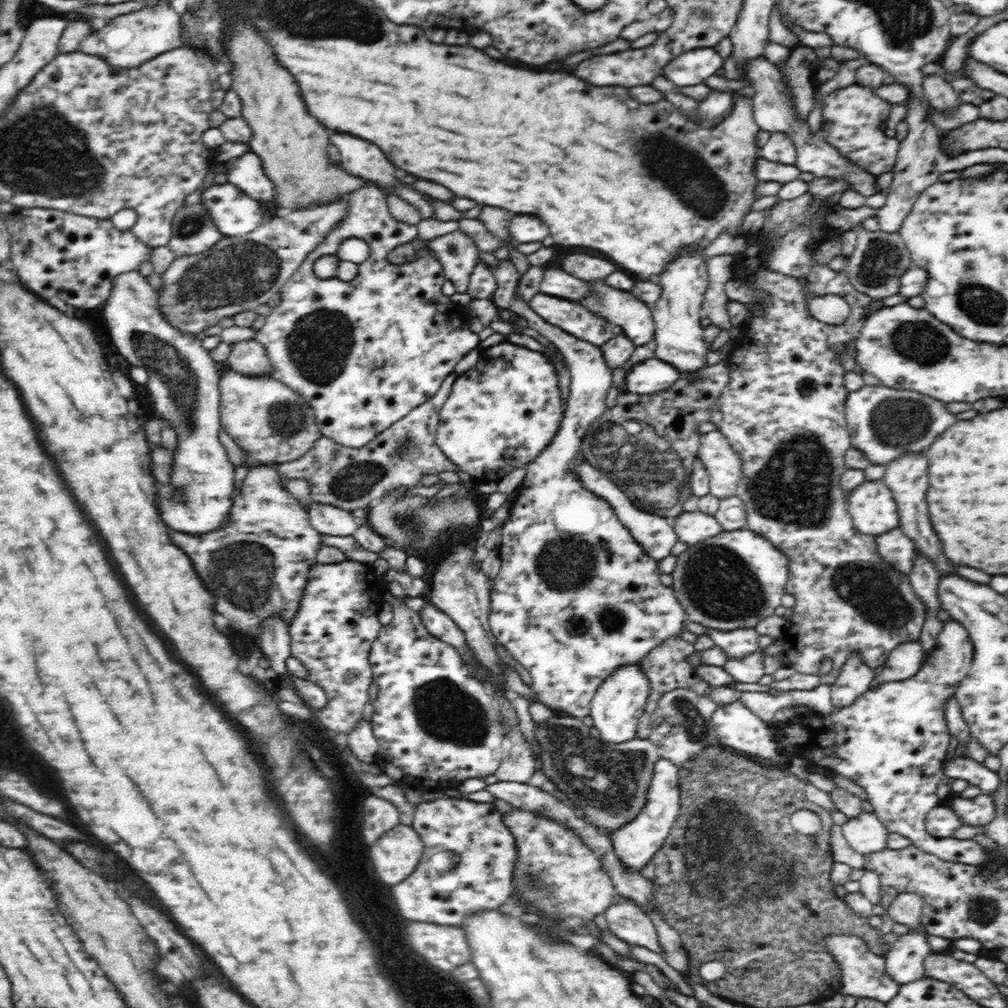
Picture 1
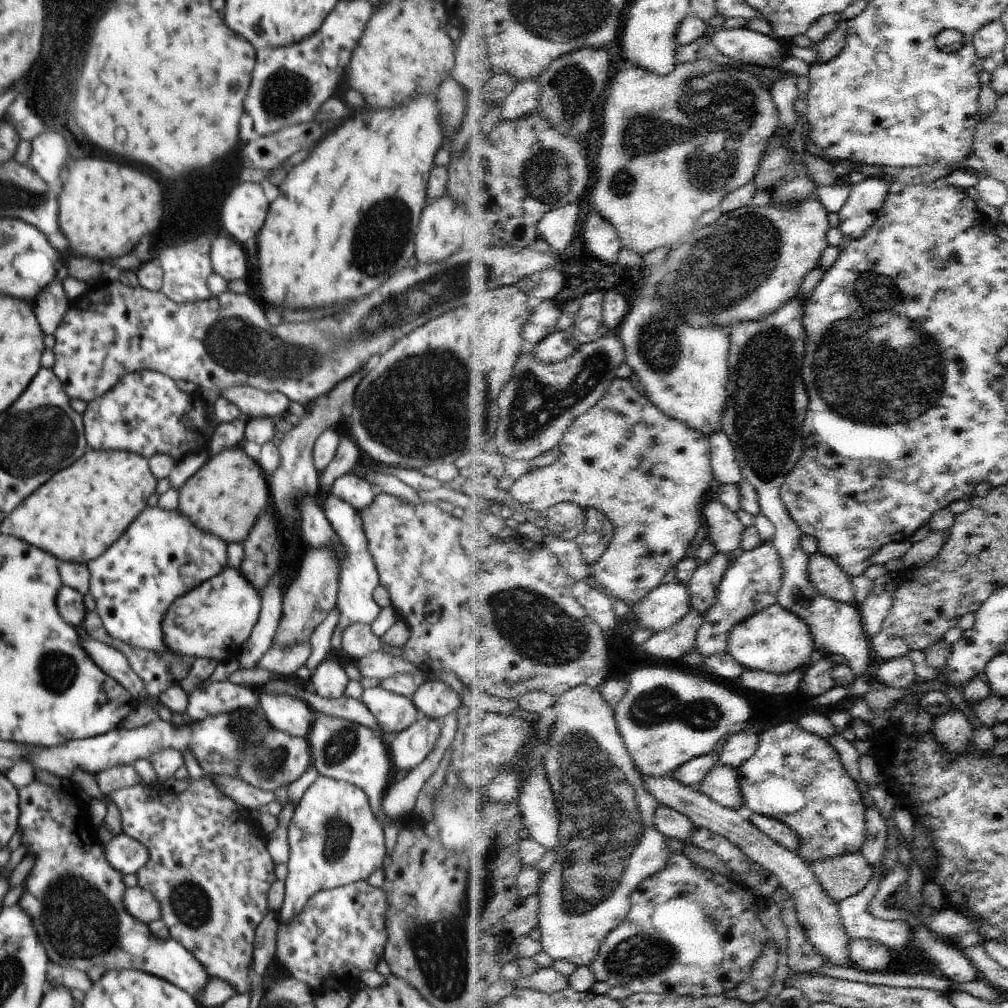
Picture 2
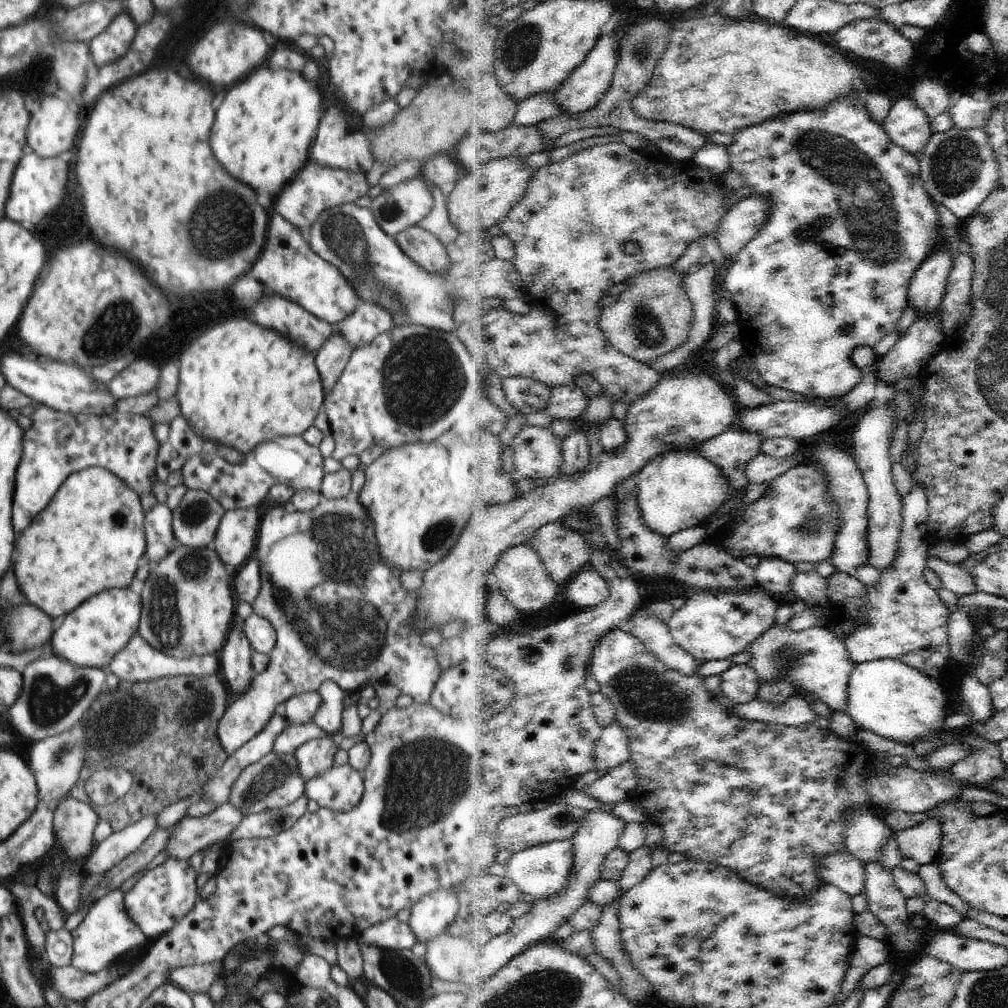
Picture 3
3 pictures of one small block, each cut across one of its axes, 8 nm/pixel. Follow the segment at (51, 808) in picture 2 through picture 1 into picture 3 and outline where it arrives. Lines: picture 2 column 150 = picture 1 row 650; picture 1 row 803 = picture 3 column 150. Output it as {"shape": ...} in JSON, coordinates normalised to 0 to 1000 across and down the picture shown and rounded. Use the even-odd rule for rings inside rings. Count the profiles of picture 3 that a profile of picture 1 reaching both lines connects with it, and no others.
{"shape":[[[166,851],[163,856],[145,865],[129,885],[122,887],[123,899],[133,917],[153,935],[181,913],[197,893],[195,885],[195,865],[187,856],[188,853]]]}

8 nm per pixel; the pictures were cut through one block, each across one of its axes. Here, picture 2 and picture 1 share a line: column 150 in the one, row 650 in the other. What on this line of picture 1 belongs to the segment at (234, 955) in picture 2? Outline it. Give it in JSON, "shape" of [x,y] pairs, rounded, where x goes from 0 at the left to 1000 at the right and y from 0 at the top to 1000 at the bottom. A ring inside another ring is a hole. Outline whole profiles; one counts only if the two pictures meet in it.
{"shape":[[[806,191],[788,198],[772,198],[762,210],[756,226],[744,234],[740,250],[730,255],[727,274],[735,276],[746,286],[760,290],[757,297],[749,299],[757,302],[758,312],[749,313],[743,310],[740,324],[734,326],[736,333],[728,341],[728,352],[719,358],[724,369],[722,382],[705,407],[712,407],[718,412],[712,427],[720,433],[736,456],[736,473],[729,492],[736,496],[740,505],[739,524],[757,531],[770,544],[776,544],[774,548],[782,553],[783,568],[779,584],[788,591],[789,600],[776,631],[778,651],[790,667],[796,669],[811,670],[813,659],[819,653],[825,655],[826,664],[813,672],[815,679],[825,680],[845,647],[850,647],[859,661],[868,664],[881,655],[889,641],[912,635],[919,615],[919,600],[907,587],[902,570],[876,558],[868,532],[848,525],[840,505],[841,489],[833,482],[835,470],[840,465],[838,451],[846,444],[838,415],[842,387],[837,383],[838,368],[833,353],[839,351],[839,341],[845,341],[851,335],[860,314],[857,313],[859,306],[865,297],[851,290],[835,268],[823,267],[820,262],[810,261],[807,256],[799,281],[768,270],[761,264],[770,238],[792,224],[806,221],[813,212],[813,204],[818,199],[808,205]],[[762,230],[770,230],[770,234],[757,237],[755,233]],[[819,292],[835,294],[844,305],[842,315],[831,326],[808,316],[802,309],[801,294]]]}

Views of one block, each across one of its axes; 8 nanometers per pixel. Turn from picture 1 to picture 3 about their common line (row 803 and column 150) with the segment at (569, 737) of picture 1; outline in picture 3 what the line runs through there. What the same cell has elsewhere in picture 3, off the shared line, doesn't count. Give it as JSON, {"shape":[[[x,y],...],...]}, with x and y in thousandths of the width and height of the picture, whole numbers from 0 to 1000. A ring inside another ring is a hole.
{"shape":[[[177,542],[169,550],[166,550],[155,563],[151,563],[149,577],[153,575],[153,579],[147,581],[147,573],[143,575],[140,589],[143,611],[139,611],[136,629],[141,631],[151,643],[155,643],[165,651],[169,649],[172,652],[182,654],[214,650],[222,641],[230,617],[235,615],[227,571],[225,562],[220,560],[213,546],[208,546],[206,543]]]}

